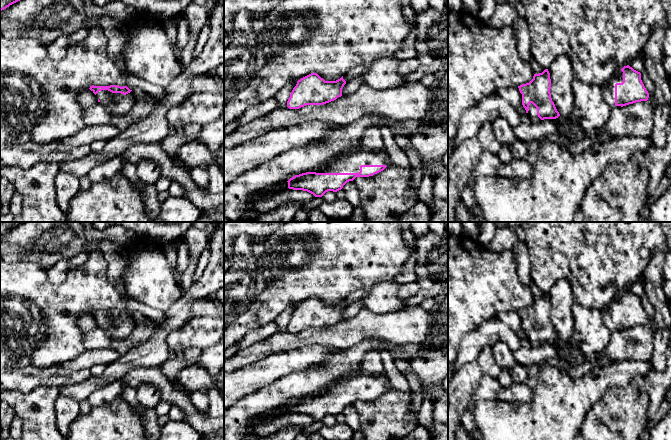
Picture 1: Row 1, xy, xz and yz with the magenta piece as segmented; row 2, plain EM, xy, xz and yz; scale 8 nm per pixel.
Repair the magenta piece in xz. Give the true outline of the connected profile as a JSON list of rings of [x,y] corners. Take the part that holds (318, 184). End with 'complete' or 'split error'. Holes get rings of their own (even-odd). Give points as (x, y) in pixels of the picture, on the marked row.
[[[385,149],[380,151],[357,151],[344,154],[336,160],[312,172],[290,178],[288,188],[303,190],[322,197],[326,192],[337,192],[356,177],[369,177],[391,165]]]; split error

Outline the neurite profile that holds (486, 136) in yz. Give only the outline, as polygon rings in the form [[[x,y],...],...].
[[[485,122],[480,128],[477,139],[482,144],[484,150],[498,155],[502,143],[497,139],[494,133],[494,126],[491,122]]]

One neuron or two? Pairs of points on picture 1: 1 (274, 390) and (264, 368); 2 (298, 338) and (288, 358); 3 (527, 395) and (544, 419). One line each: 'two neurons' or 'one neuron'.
1: two neurons
2: two neurons
3: two neurons

